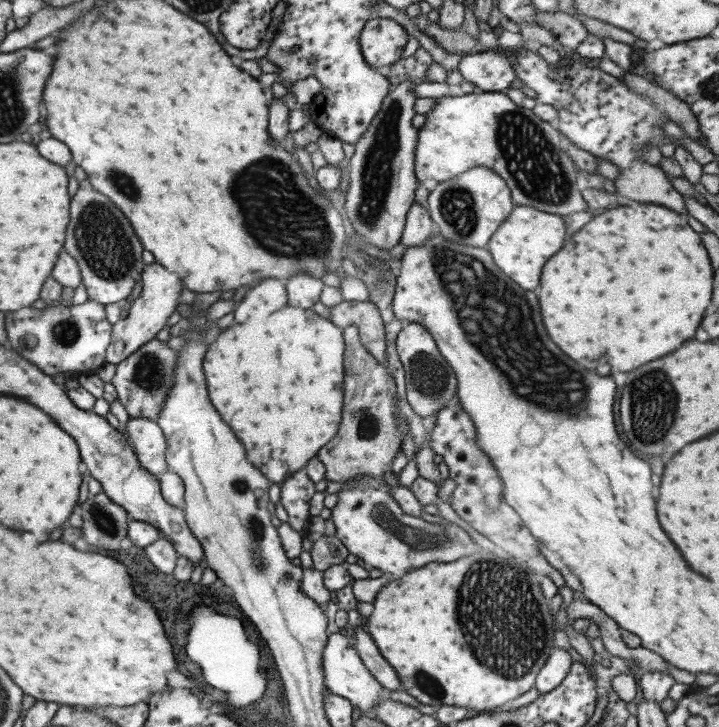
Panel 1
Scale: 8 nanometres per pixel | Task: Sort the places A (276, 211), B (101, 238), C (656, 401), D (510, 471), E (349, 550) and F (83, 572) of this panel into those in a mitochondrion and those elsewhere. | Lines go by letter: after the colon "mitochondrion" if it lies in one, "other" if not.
A: mitochondrion
B: mitochondrion
C: mitochondrion
D: other
E: other
F: other

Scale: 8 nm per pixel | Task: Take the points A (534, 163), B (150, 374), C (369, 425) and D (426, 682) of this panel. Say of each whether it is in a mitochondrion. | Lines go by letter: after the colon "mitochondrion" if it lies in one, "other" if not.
A: mitochondrion
B: mitochondrion
C: mitochondrion
D: mitochondrion

